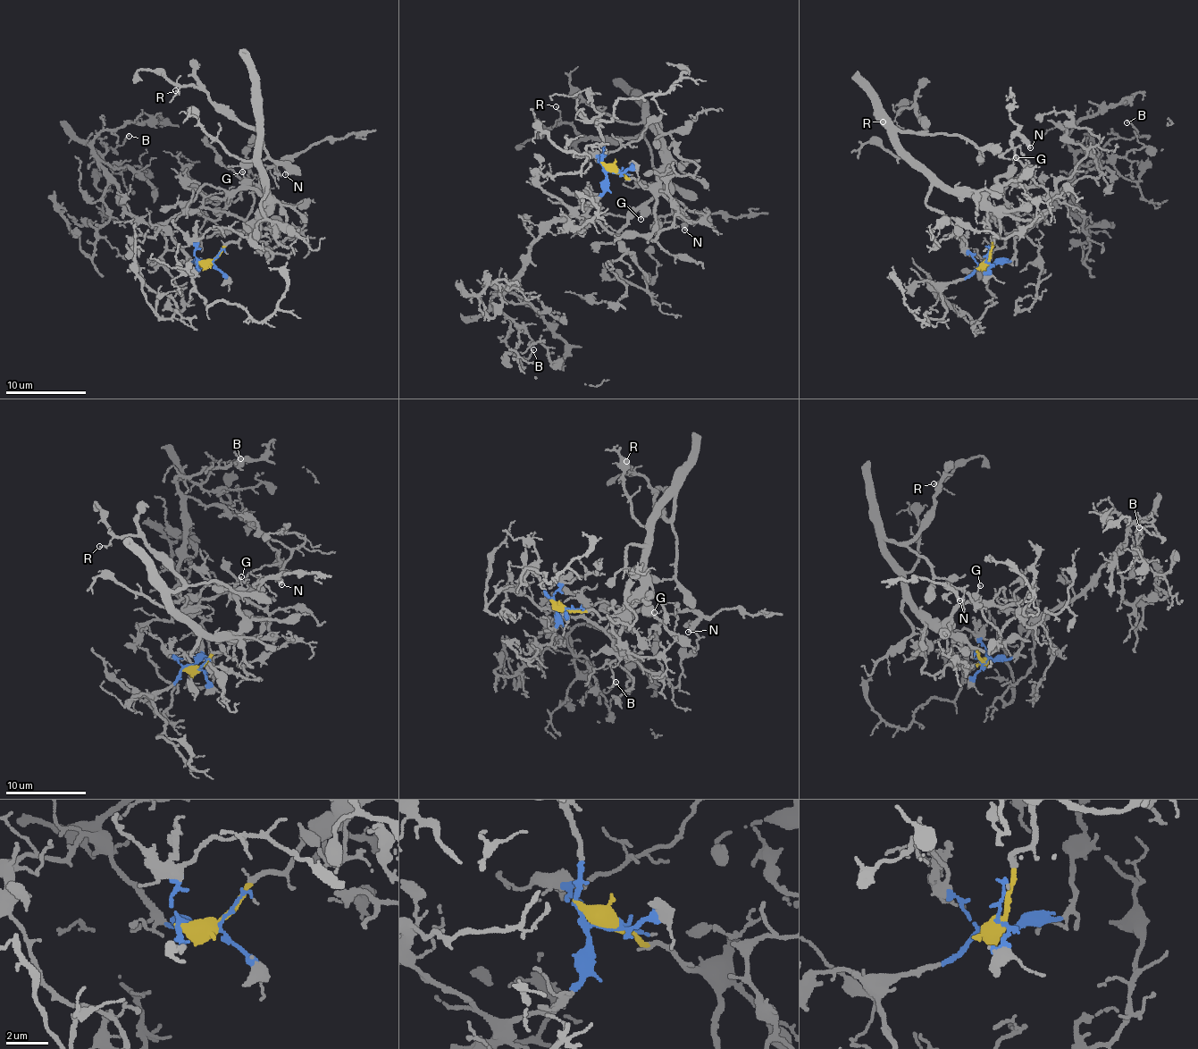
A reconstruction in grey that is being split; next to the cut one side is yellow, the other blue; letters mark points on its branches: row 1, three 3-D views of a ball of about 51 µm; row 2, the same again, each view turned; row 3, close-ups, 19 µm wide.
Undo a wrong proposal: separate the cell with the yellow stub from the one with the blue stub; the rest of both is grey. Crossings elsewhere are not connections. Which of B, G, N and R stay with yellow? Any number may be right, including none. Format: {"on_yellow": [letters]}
{"on_yellow": ["G", "R"]}

